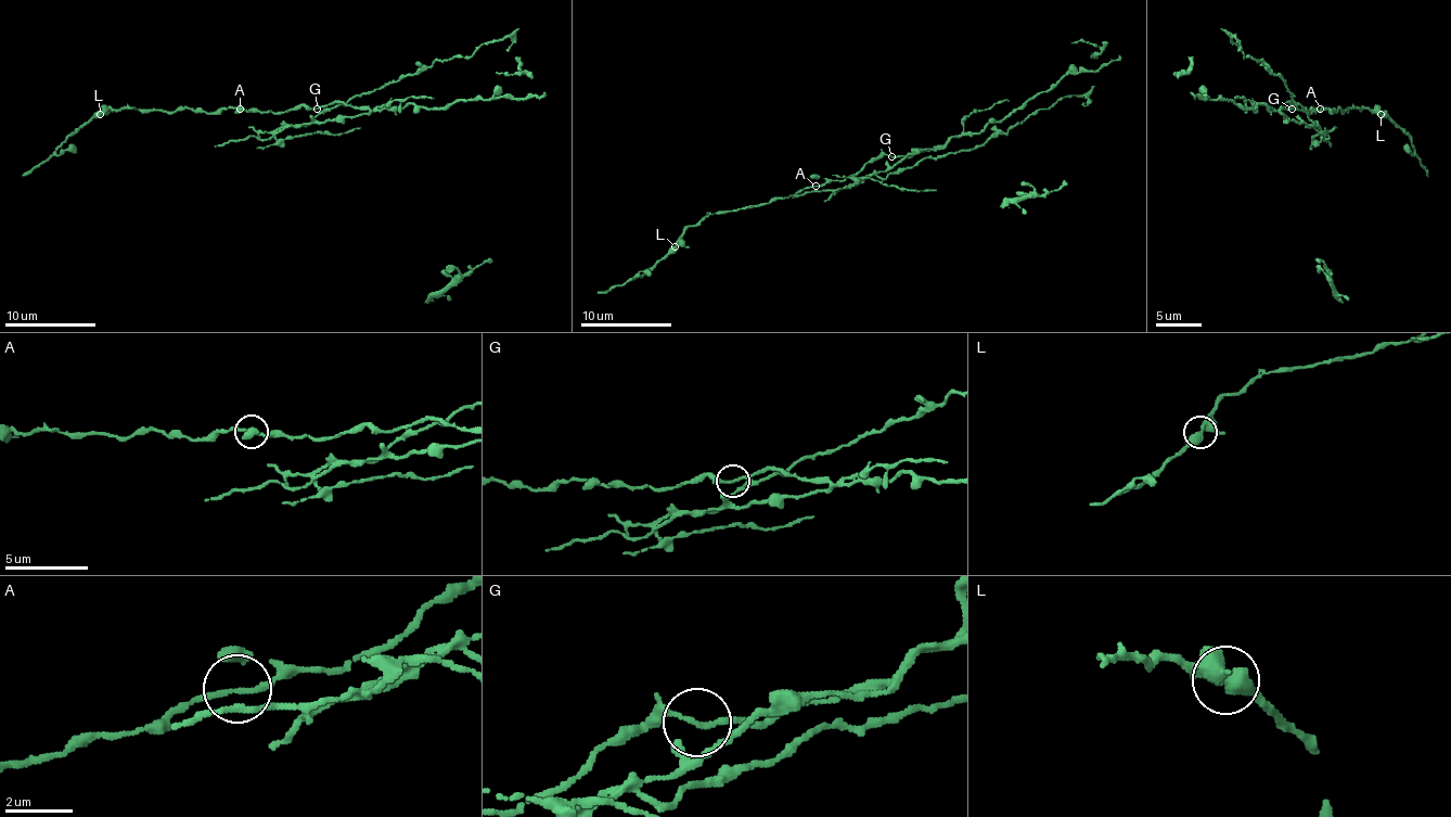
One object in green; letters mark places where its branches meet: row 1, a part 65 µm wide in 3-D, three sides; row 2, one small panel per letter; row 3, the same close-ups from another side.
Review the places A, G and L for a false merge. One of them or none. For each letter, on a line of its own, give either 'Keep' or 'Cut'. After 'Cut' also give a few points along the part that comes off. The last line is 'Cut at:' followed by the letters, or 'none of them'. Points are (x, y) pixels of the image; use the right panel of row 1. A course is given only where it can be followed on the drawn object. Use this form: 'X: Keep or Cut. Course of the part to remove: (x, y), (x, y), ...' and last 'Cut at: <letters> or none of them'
A: Keep
G: Cut. Course of the part to remove: (1291, 109), (1291, 102), (1284, 115), (1307, 118), (1284, 81), (1263, 61), (1243, 56), (1234, 36), (1238, 52)
L: Keep
Cut at: G

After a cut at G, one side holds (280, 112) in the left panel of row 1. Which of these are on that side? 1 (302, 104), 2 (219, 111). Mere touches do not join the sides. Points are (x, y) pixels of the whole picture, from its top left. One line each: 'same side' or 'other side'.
1: same side
2: same side

